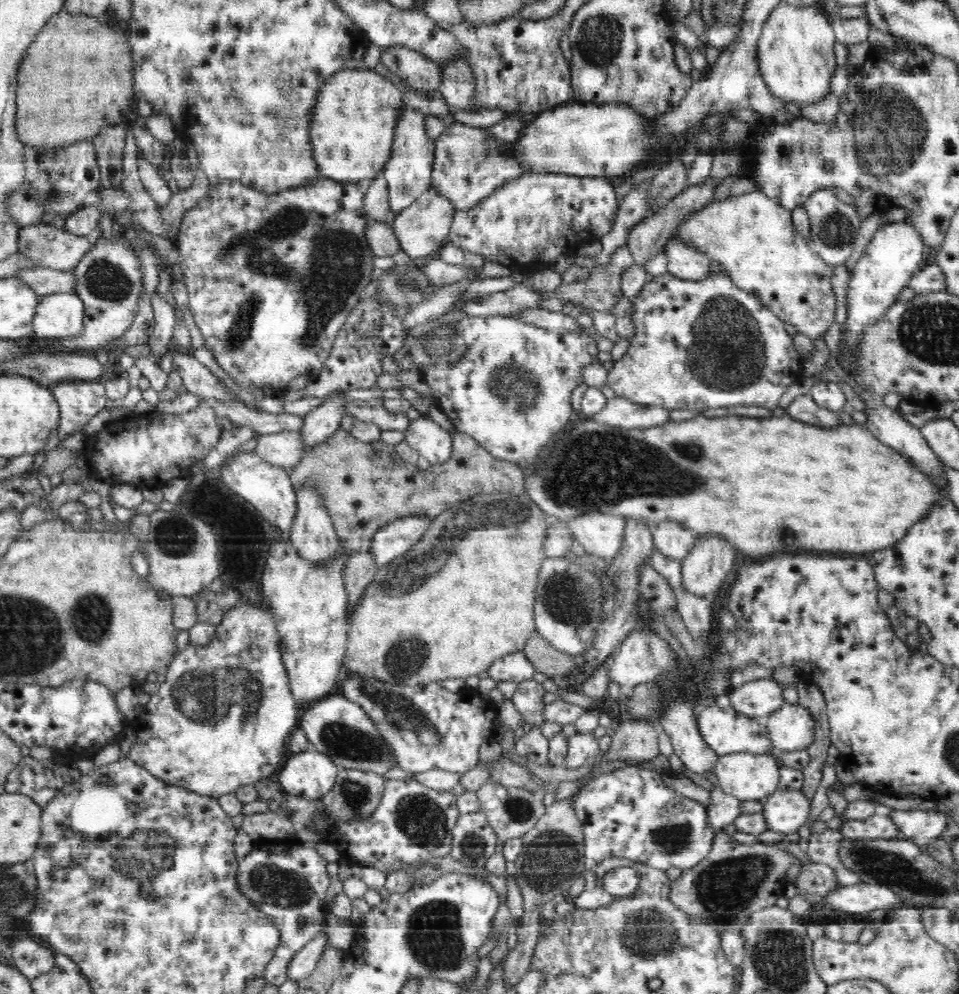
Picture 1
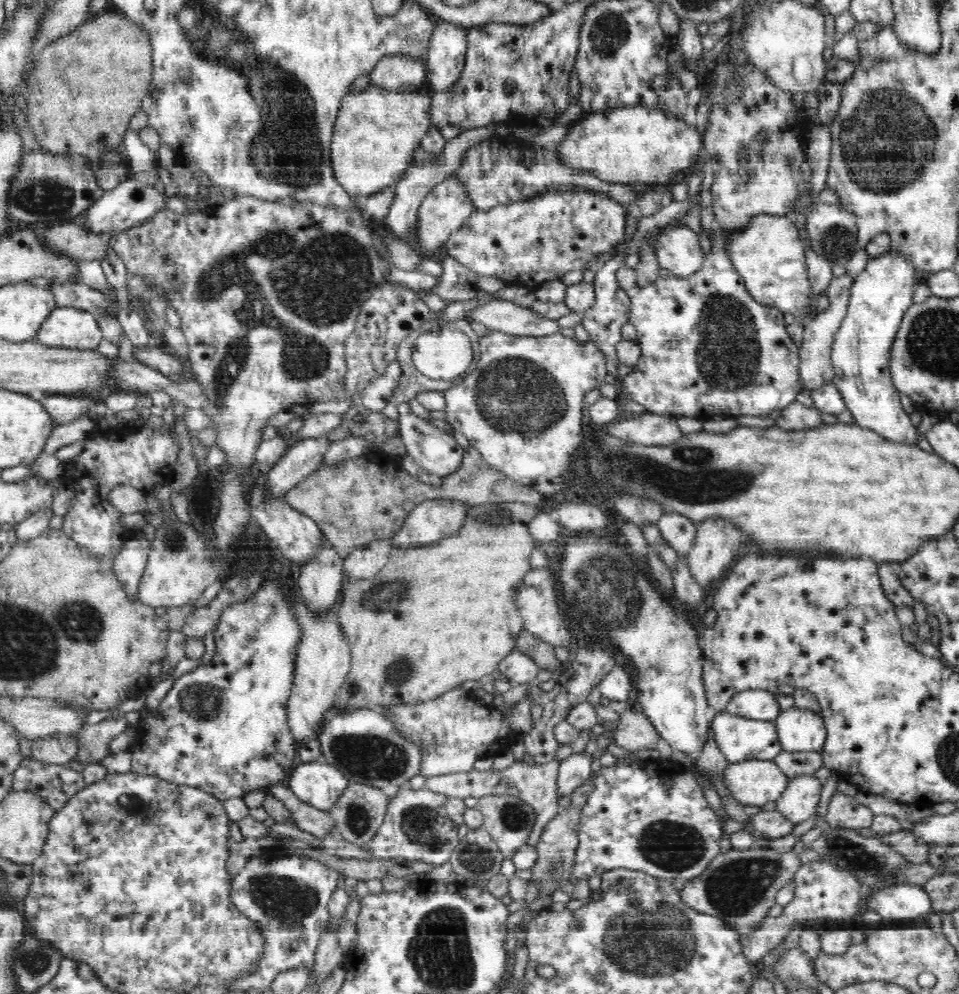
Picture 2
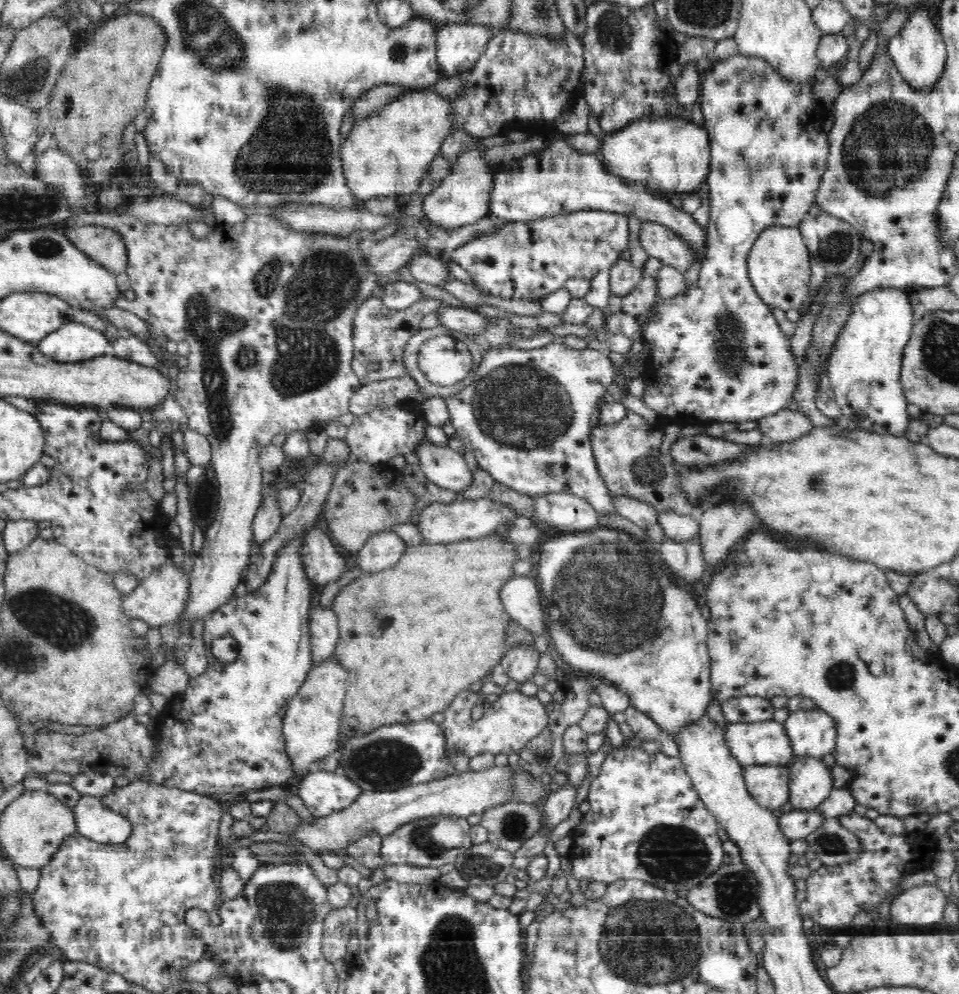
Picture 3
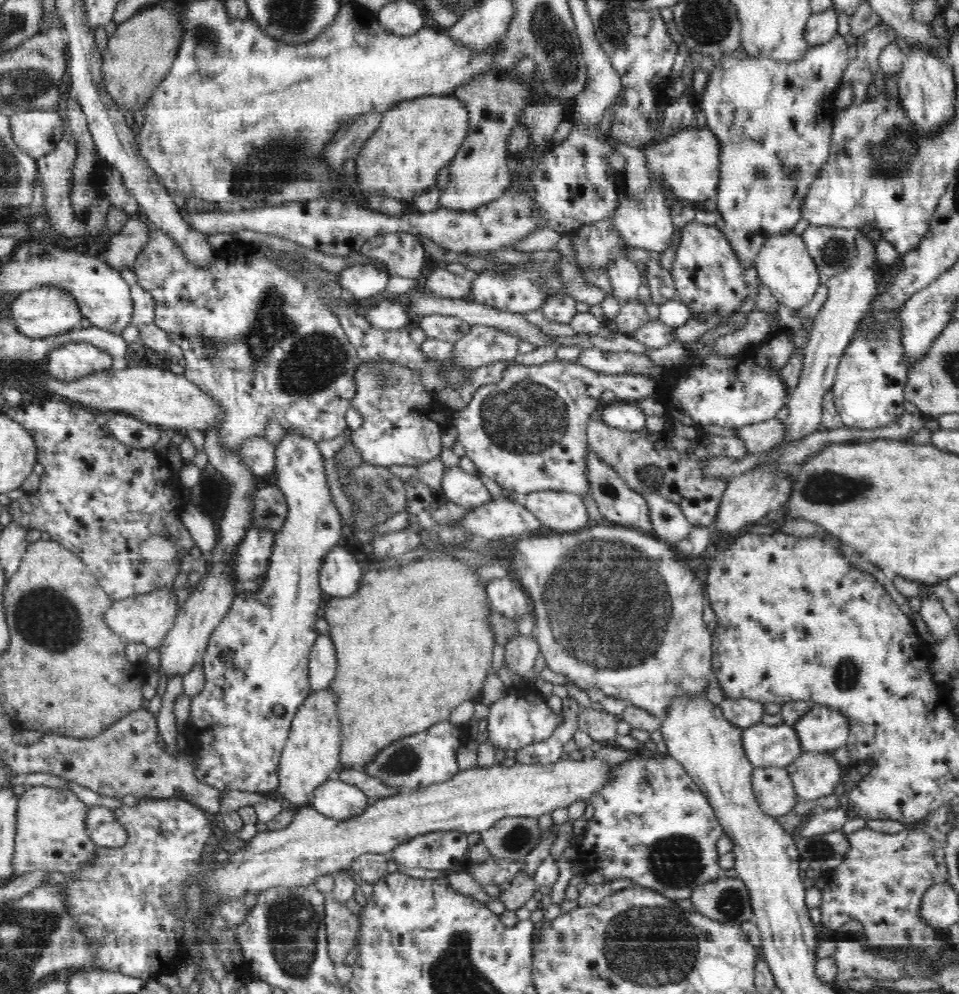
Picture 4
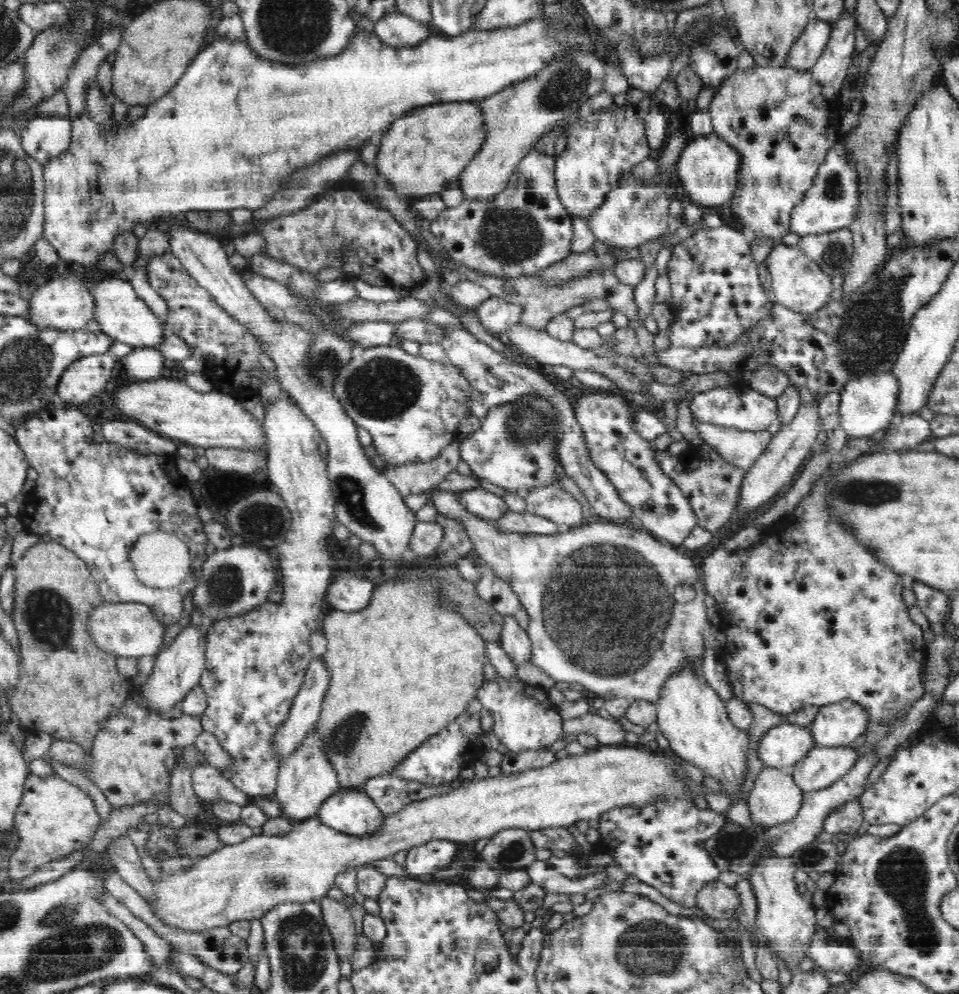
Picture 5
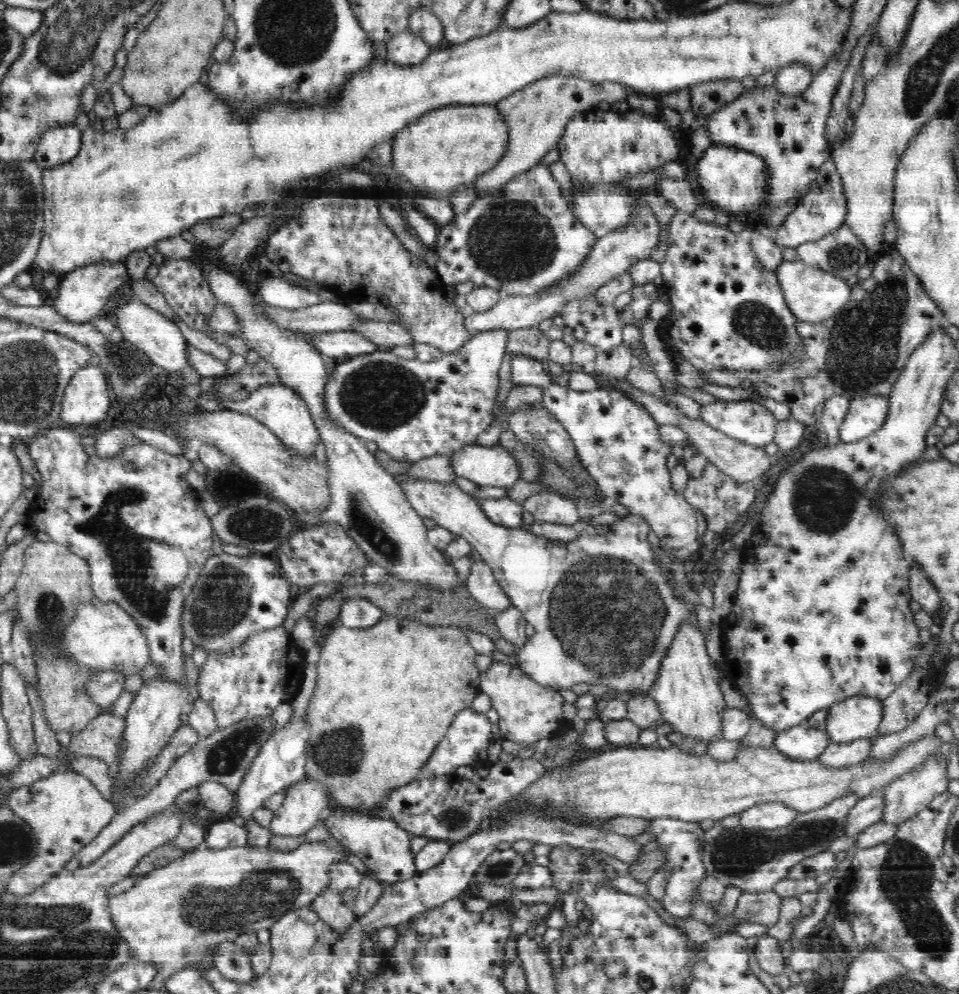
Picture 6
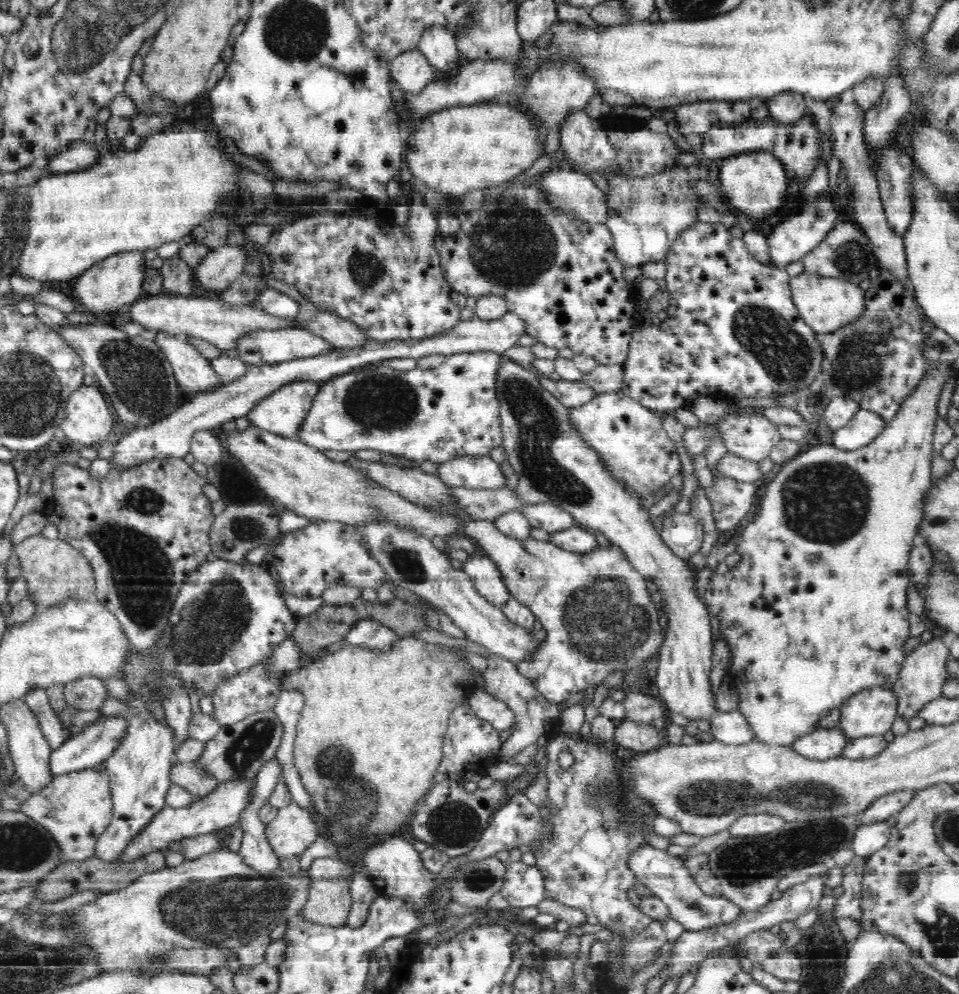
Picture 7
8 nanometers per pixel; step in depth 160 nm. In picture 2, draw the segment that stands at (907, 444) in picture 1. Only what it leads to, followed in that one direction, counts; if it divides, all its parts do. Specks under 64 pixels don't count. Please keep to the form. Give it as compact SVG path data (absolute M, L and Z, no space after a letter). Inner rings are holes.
M884 252L874 259L870 258L867 266L858 274L857 280L853 282L849 294L848 310L846 310L845 317L840 323L840 328L836 331L834 344L831 348L831 364L834 372L836 372L832 383L846 403L846 408L855 418L855 423L862 428L883 435L890 442L916 445L918 444L920 430L912 425L910 417L902 407L901 394L894 386L892 371L890 371L890 356L892 356L893 342L896 341L904 314L914 304L915 285L919 282L921 279L917 277L916 272L913 272L913 268L904 257Z

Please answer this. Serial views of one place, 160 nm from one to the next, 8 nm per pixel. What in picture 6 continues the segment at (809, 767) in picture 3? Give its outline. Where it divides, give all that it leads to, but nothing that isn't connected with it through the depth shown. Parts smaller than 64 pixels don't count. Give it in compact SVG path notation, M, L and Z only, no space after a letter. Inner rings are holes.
M868 737L845 744L830 742L829 748L815 760L828 767L854 766L867 758L872 746L874 744Z

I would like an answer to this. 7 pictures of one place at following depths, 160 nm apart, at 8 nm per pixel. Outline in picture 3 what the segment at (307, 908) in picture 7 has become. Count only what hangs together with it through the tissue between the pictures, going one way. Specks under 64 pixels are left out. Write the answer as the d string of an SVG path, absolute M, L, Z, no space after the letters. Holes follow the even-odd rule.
M350 905L331 908L323 924L322 952L328 962L346 958L348 944L354 937L357 910Z

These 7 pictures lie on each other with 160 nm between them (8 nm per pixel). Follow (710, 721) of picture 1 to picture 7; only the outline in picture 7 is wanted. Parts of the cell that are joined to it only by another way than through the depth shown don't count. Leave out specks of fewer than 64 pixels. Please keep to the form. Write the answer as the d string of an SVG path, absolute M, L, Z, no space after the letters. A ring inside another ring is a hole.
M819 727L814 733L806 734L804 738L790 747L804 758L828 760L840 757L848 742L852 740L848 739L839 728Z

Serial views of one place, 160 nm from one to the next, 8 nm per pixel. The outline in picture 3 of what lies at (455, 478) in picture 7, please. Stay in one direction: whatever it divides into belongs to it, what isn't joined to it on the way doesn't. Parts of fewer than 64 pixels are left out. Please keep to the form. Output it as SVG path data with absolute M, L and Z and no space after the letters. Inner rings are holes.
M552 342L542 348L530 350L515 347L490 349L482 354L480 365L474 370L474 376L476 378L471 384L462 386L462 390L454 394L454 396L446 397L445 402L450 413L449 421L457 432L456 436L462 440L464 448L474 453L479 464L478 466L486 470L487 473L490 473L490 476L494 478L494 480L506 485L507 488L530 495L533 498L548 493L566 492L587 500L600 514L609 515L616 513L616 507L614 507L614 503L612 503L612 496L598 470L589 439L589 434L592 430L592 424L590 424L592 412L596 410L600 398L603 398L606 387L612 384L612 381L616 380L616 366L610 361L608 354L605 355L599 348L592 346L576 349L566 346L564 343Z

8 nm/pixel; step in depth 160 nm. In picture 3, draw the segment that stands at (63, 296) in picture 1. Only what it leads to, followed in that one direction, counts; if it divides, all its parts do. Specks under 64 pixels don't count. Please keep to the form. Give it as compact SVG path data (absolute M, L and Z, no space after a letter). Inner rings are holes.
M76 321L62 325L56 332L37 341L36 345L43 356L59 364L78 364L112 354L104 332Z

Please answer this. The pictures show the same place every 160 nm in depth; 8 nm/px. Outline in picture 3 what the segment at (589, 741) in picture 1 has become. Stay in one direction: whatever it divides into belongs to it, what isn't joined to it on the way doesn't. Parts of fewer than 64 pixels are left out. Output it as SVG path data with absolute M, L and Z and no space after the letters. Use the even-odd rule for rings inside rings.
M560 779L560 782L548 793L542 811L544 815L542 823L552 831L559 822L568 818L568 814L574 808L574 800L576 800L576 788L567 779L565 781Z

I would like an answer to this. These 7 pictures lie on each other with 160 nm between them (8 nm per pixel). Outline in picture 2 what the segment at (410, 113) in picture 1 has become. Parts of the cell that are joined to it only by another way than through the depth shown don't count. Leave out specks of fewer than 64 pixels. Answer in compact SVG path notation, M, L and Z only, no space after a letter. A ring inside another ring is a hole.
M498 122L494 124L488 124L484 128L470 128L470 130L462 129L460 136L452 138L446 142L445 151L440 156L433 156L425 152L422 148L416 150L414 154L414 162L412 166L408 167L404 171L402 180L394 186L395 196L393 204L390 205L388 214L384 218L384 222L388 225L388 230L392 232L394 237L402 239L404 242L409 242L415 235L417 224L417 210L424 201L424 198L437 186L442 183L444 179L449 178L450 174L462 164L464 160L464 154L470 150L470 148L480 144L480 140L488 140L490 137L499 137L506 141L509 135L512 136L512 129L504 126L504 122Z

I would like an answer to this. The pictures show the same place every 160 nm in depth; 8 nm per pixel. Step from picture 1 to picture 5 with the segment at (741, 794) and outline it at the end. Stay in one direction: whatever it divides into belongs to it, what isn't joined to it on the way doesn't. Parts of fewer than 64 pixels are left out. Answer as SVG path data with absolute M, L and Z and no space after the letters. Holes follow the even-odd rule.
M764 767L756 775L754 787L747 797L747 812L755 825L770 828L792 821L793 817L797 816L802 801L803 789L794 782L792 777L778 772L778 769Z

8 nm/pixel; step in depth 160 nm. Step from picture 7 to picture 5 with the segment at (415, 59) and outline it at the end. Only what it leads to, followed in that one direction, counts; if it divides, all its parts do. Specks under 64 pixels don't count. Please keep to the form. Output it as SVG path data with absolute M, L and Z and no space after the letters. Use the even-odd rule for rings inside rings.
M400 12L386 16L384 20L374 22L375 34L392 49L416 48L431 36L424 23L418 23Z

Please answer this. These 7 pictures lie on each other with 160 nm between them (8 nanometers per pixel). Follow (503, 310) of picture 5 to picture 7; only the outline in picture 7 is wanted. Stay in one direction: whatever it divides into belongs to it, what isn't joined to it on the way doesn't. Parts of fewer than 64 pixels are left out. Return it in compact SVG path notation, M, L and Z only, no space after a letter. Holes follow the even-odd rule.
M494 351L459 352L458 354L446 356L446 360L440 364L439 367L433 369L422 369L417 366L413 370L401 372L382 364L365 364L363 367L358 367L354 370L350 370L350 372L346 372L346 374L334 376L334 378L321 384L321 389L318 391L317 397L314 398L314 402L310 407L308 414L306 414L302 426L300 426L297 431L297 439L311 448L316 448L321 451L334 449L346 450L354 453L357 450L374 449L381 451L382 454L389 453L396 457L403 456L416 464L430 461L438 465L439 463L450 461L454 457L486 456L486 454L490 454L492 448L496 448L496 446L502 442L499 401L497 392L495 392L495 376L499 363L502 362L502 356L503 355Z

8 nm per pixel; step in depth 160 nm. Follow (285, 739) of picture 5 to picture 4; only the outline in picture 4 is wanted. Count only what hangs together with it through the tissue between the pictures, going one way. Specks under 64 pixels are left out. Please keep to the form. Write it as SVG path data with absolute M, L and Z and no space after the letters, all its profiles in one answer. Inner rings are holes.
M319 634L309 654L310 692L330 687L337 674L337 655L329 634Z

